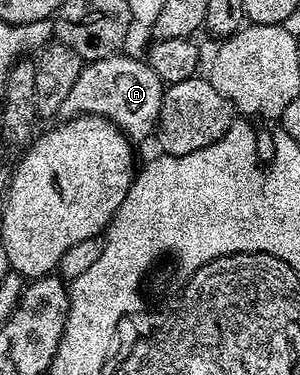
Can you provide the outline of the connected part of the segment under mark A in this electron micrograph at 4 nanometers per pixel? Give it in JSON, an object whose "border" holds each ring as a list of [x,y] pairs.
{"border":[[[126,53],[94,59],[82,66],[71,93],[59,105],[57,115],[62,120],[76,119],[79,115],[102,115],[109,119],[130,141],[145,139],[154,134],[165,87],[144,58],[132,59]]]}

